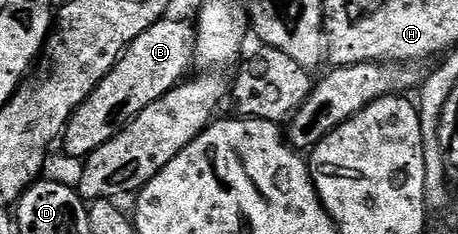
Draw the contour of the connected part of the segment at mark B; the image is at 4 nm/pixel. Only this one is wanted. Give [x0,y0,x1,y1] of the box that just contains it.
[60,20,196,162]

